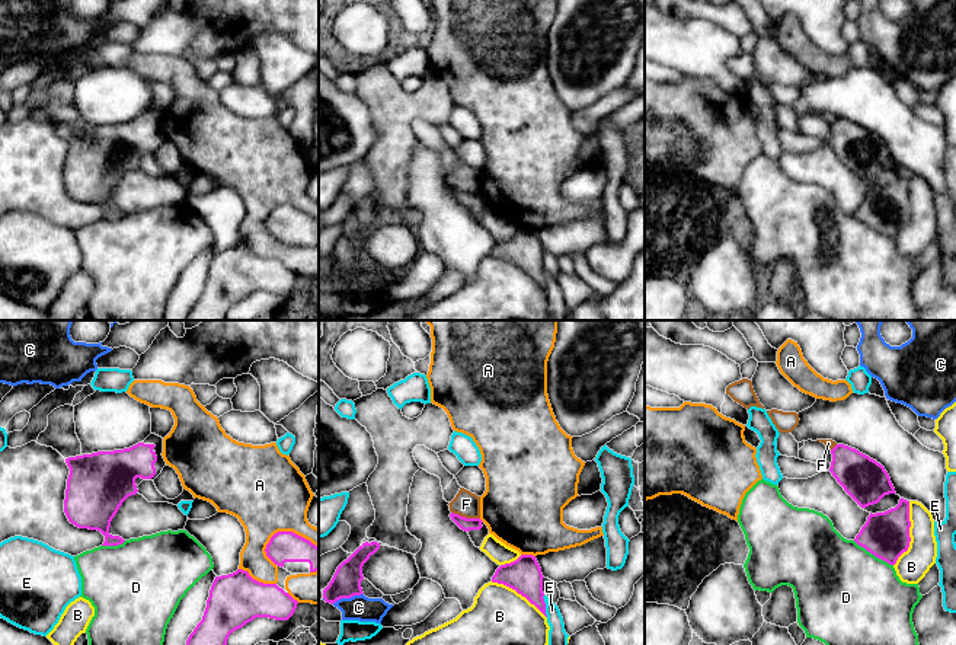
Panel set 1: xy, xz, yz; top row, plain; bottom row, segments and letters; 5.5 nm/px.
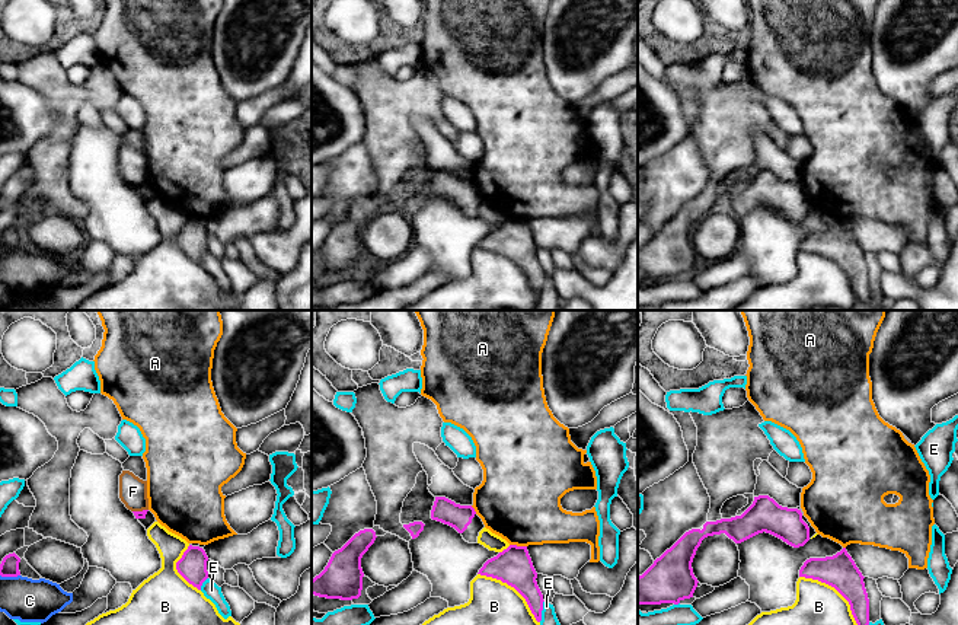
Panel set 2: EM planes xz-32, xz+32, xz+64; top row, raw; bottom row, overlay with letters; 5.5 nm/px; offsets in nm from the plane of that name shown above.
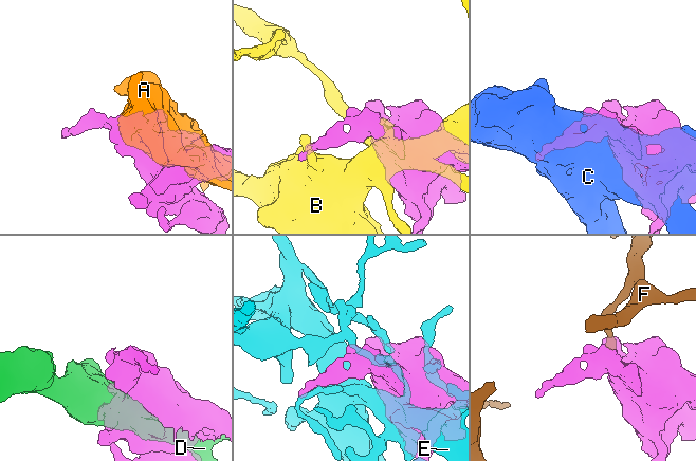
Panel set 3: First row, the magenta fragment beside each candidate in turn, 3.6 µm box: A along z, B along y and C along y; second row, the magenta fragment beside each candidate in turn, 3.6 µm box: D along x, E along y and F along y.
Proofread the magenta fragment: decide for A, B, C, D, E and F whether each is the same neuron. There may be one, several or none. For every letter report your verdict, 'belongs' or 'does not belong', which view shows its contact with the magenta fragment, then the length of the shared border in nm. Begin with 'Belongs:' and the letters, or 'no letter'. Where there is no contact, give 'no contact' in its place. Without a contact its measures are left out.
Belongs: no letter
A: does not belong; contact in xy; length 300 nm
B: does not belong; contact in yz; length 380 nm
C: does not belong; contact in xz; length 190 nm
D: does not belong; contact in yz; length 260 nm
E: does not belong; contact in xz; length 120 nm
F: does not belong; contact in xz; length 170 nm

